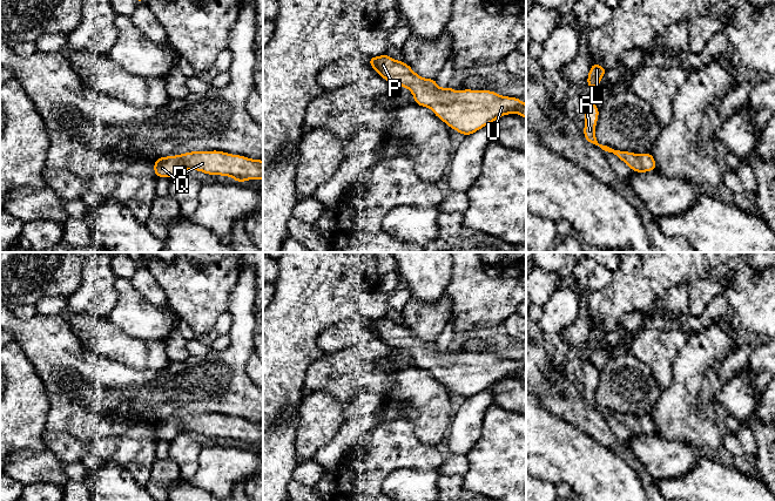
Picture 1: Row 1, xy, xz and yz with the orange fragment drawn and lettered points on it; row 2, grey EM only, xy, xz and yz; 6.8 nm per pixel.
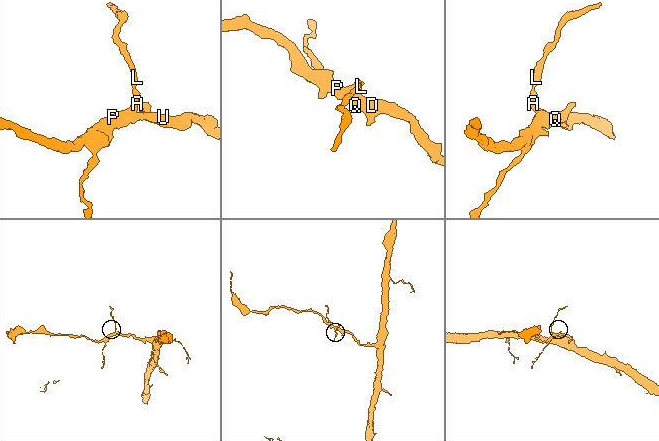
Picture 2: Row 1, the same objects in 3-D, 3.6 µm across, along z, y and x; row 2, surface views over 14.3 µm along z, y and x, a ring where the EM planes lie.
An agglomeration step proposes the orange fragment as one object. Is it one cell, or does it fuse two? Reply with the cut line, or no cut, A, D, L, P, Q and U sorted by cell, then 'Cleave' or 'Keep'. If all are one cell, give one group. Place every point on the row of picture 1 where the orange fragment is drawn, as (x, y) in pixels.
No split. Groups: A D L P Q U. Keep

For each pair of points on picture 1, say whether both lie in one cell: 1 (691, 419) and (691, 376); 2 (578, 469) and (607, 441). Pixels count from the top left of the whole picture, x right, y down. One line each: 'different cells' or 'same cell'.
1: same cell
2: different cells

